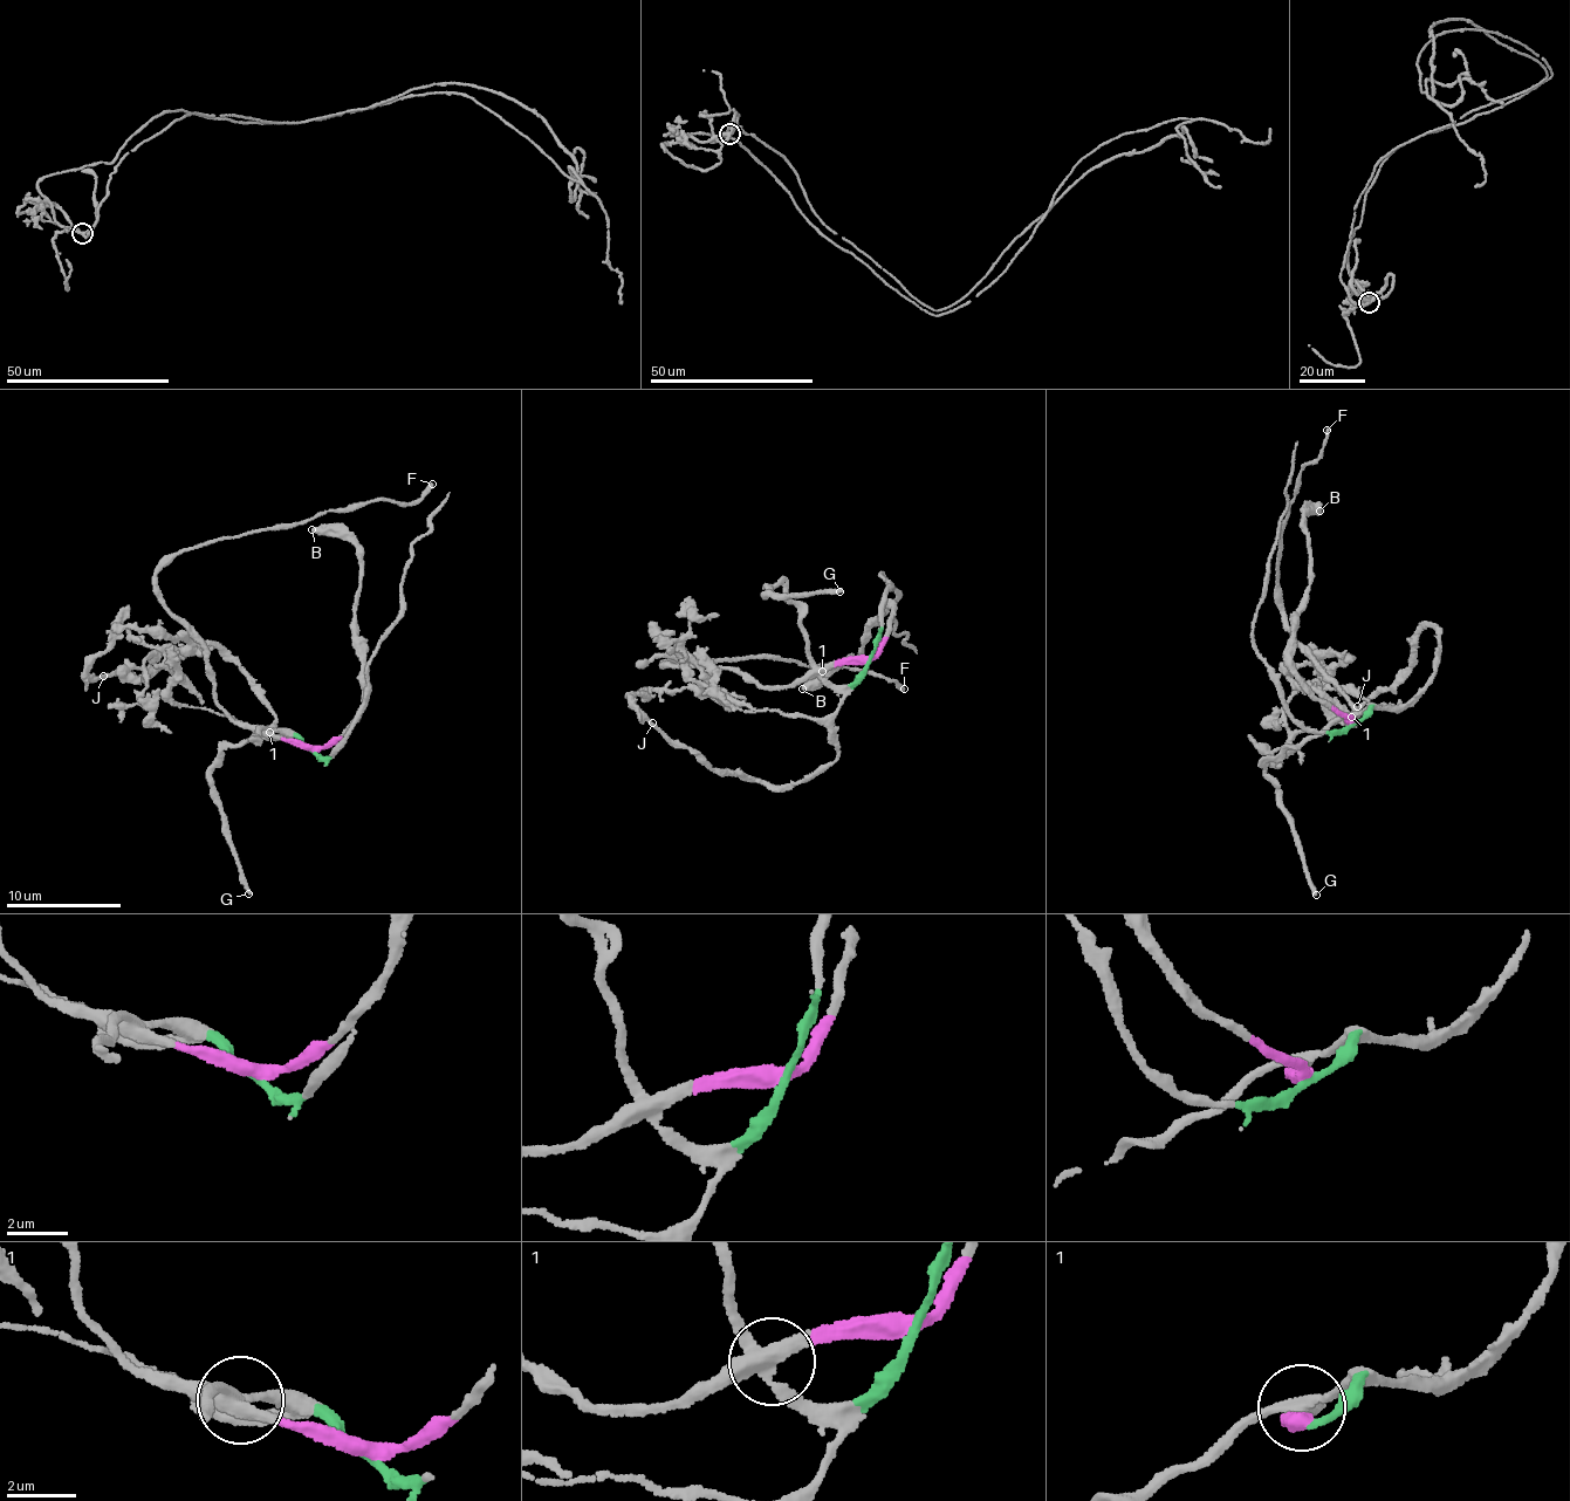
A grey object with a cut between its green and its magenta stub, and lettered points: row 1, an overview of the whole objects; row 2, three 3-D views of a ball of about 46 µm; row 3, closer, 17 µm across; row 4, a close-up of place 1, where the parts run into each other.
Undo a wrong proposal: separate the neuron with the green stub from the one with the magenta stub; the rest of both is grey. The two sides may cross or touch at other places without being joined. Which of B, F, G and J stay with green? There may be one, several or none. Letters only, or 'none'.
G, J

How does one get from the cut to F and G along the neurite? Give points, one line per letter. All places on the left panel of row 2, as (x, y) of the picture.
F: (314, 752), (219, 704), (156, 574), (185, 549), (412, 504), (431, 484)
G: (314, 752), (292, 734), (273, 730), (231, 745), (211, 772), (221, 831), (239, 879), (249, 892)

